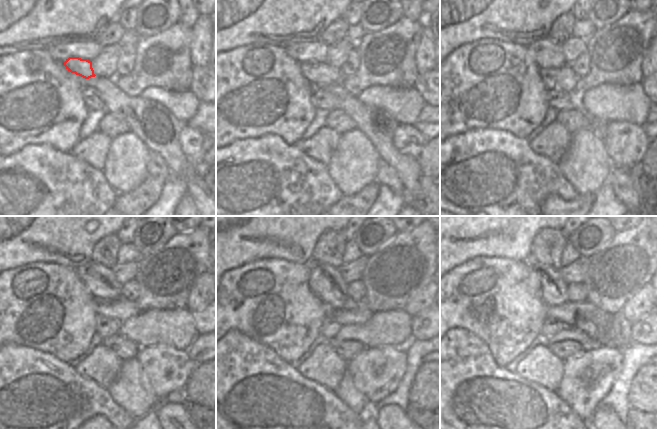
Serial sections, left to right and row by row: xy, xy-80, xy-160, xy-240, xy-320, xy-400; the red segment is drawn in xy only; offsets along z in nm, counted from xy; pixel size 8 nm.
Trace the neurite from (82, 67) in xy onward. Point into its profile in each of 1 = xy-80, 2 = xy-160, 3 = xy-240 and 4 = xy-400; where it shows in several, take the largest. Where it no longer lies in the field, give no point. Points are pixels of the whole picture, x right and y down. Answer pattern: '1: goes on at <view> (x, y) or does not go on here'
1: goes on at xy-80 (319, 74)
2: goes on at xy-160 (563, 78)
3: goes on at xy-240 (120, 309)
4: goes on at xy-400 (582, 315)

